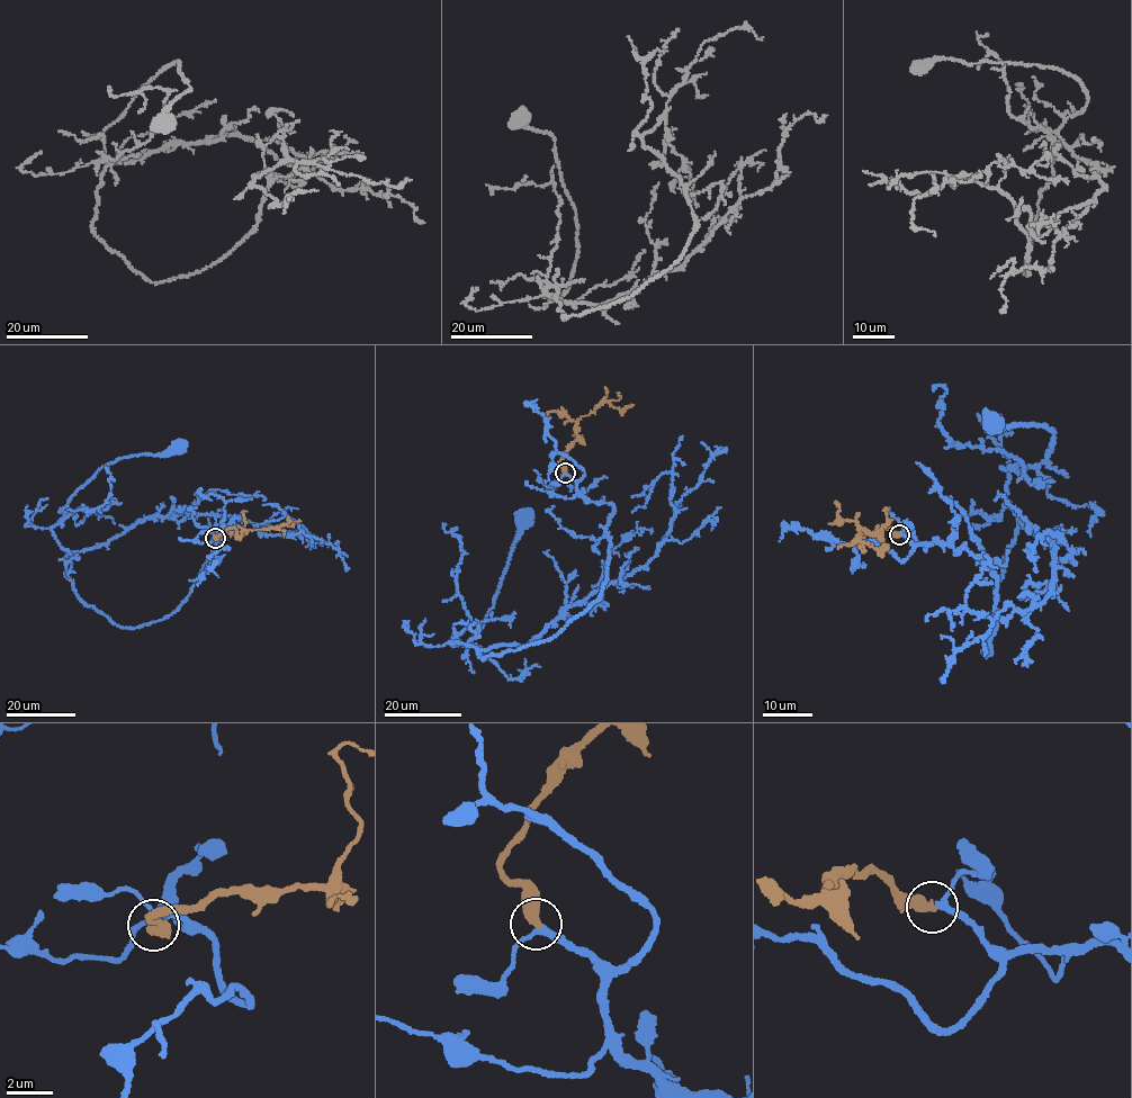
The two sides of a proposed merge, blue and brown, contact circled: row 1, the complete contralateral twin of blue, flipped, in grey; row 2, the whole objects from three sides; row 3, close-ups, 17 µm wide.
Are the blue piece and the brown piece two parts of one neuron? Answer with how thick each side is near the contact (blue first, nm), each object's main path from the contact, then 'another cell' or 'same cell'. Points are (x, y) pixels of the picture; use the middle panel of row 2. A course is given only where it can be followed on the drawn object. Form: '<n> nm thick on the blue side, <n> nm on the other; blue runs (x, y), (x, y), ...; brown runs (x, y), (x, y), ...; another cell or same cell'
220 nm thick on the blue side, 500 nm on the other; blue runs (565, 473), (613, 506), (603, 591), (551, 637), (484, 659), (449, 642), (467, 648), (486, 620), (524, 520); brown runs (565, 474), (559, 464), (577, 438), (575, 429), (580, 417), (603, 403), (621, 410), (634, 404); same cell

